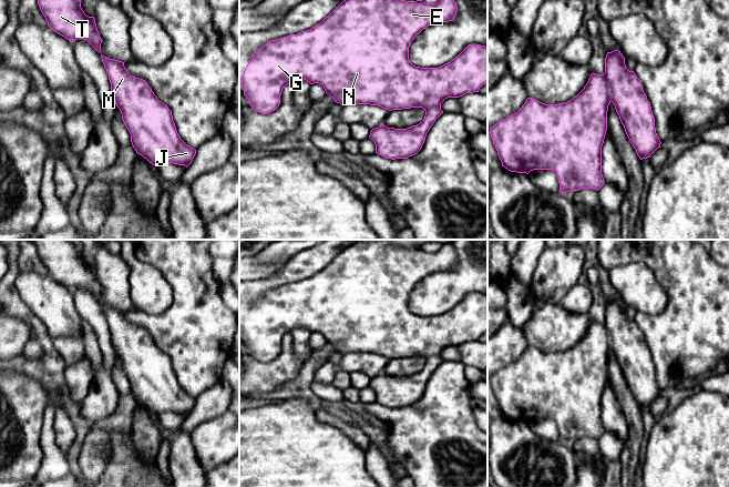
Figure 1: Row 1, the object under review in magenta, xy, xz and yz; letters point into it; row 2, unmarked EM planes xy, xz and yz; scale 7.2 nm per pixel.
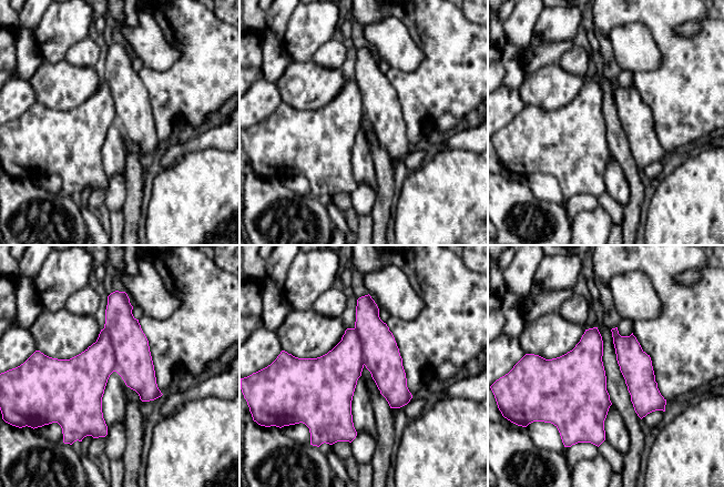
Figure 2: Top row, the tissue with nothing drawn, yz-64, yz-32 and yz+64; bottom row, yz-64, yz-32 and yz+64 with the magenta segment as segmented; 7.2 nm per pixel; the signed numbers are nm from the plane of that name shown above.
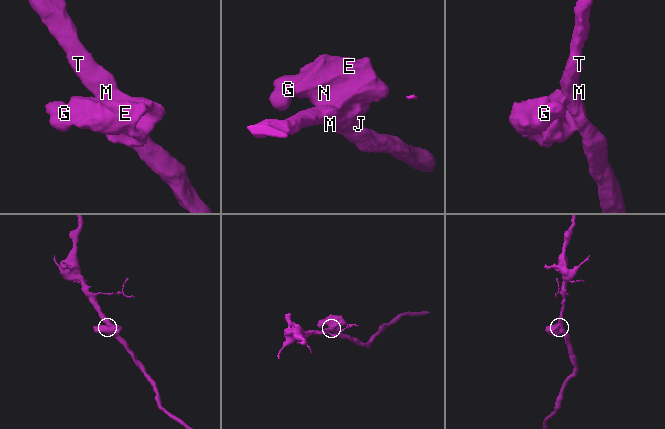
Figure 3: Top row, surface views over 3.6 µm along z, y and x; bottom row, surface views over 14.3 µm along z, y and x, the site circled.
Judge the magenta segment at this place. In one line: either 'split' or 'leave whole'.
leave whole

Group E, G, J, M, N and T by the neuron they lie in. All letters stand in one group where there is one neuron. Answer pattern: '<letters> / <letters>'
E G J M N T

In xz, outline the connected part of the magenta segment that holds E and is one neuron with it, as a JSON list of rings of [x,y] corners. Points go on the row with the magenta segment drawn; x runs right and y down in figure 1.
[[[343,0],[328,17],[309,30],[267,42],[251,54],[240,83],[244,95],[256,112],[267,114],[280,104],[283,89],[295,79],[304,79],[310,84],[319,83],[335,102],[341,105],[370,104],[389,111],[422,108],[425,115],[422,122],[407,129],[388,128],[383,123],[371,130],[369,138],[376,144],[376,153],[386,159],[408,159],[417,154],[427,133],[443,113],[441,103],[448,98],[460,98],[466,93],[479,92],[487,83],[487,48],[469,44],[458,57],[439,68],[420,68],[409,60],[409,47],[414,38],[434,23],[453,21],[458,11],[454,0],[440,0],[425,3],[422,0]]]

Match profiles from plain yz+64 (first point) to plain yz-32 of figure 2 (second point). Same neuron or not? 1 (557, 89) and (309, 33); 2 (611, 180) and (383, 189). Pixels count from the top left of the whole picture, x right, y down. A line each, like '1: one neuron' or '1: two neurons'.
1: two neurons
2: two neurons

